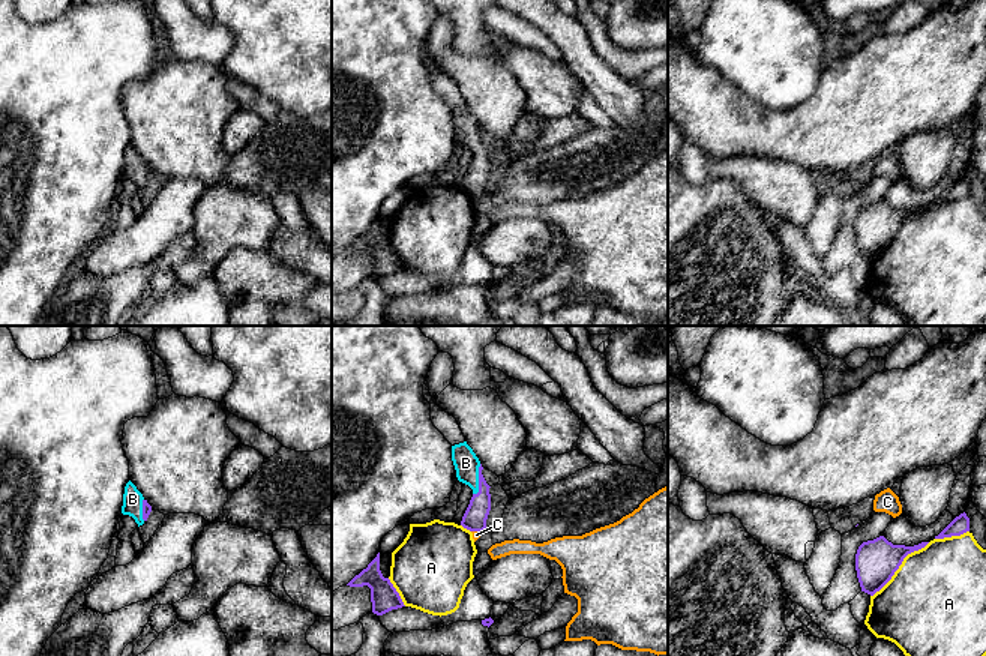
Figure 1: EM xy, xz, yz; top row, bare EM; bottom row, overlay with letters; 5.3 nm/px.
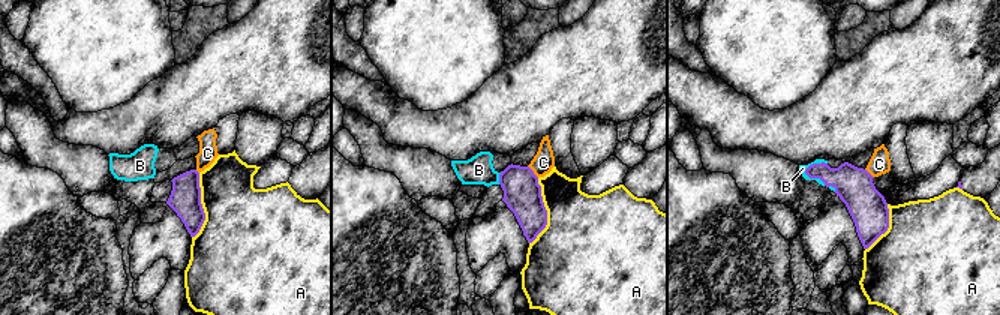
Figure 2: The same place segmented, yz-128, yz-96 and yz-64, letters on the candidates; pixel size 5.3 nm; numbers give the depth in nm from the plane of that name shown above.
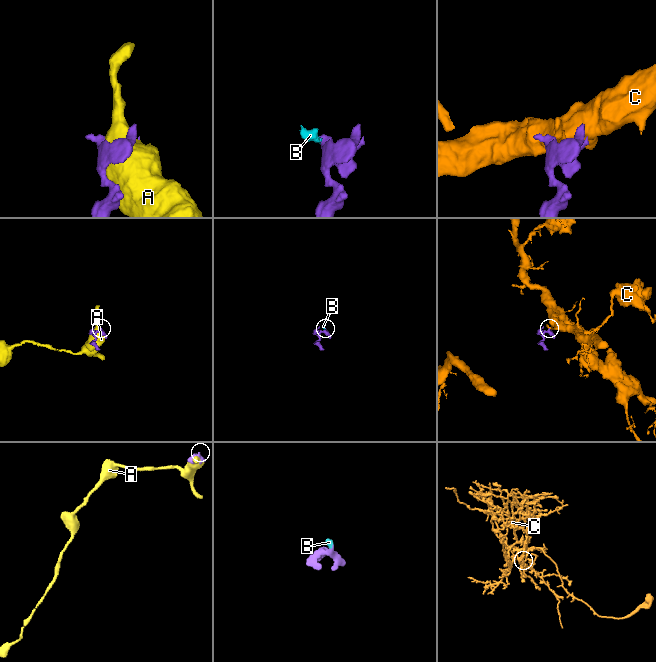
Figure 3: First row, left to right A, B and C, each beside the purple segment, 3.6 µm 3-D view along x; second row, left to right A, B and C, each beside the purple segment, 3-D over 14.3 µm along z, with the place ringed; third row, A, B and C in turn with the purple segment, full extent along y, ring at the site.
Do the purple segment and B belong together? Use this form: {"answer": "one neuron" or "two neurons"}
{"answer": "one neuron"}

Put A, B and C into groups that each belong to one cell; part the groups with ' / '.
A / B / C

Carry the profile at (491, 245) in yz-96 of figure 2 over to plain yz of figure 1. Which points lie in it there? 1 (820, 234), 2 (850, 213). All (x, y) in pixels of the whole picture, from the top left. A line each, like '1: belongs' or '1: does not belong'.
1: belongs
2: does not belong

